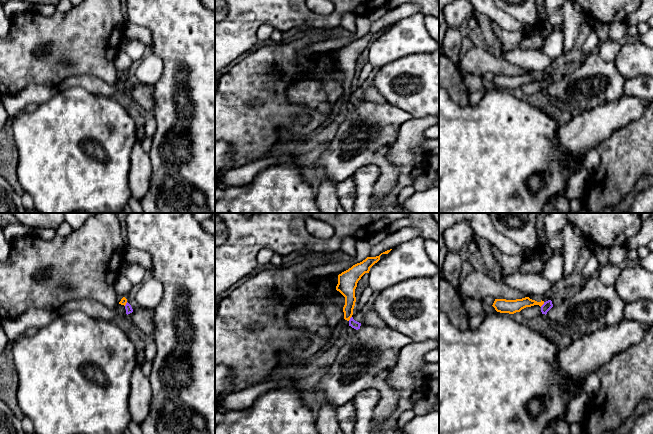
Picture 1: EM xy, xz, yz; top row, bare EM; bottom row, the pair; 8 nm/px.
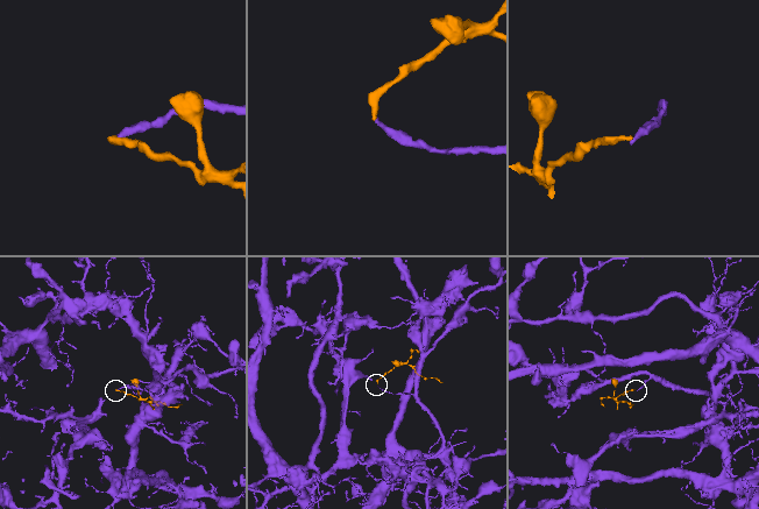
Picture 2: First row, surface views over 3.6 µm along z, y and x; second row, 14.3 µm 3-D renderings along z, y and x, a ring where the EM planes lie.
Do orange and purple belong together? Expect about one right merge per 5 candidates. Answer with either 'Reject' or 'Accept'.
Reject

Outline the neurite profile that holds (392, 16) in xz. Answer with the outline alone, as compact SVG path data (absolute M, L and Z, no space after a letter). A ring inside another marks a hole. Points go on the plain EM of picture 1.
M404 3L396 8L388 9L384 16L374 22L371 22L369 33L379 32L381 29L393 25L399 20L417 13L419 10L420 8L417 5L411 3Z

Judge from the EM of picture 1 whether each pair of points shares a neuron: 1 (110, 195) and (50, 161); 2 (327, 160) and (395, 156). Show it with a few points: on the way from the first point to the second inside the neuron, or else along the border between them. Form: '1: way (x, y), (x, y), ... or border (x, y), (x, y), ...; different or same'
1: way (95, 180), (65, 166); same
2: border (397, 136), (386, 156), (397, 165), (397, 178); different

